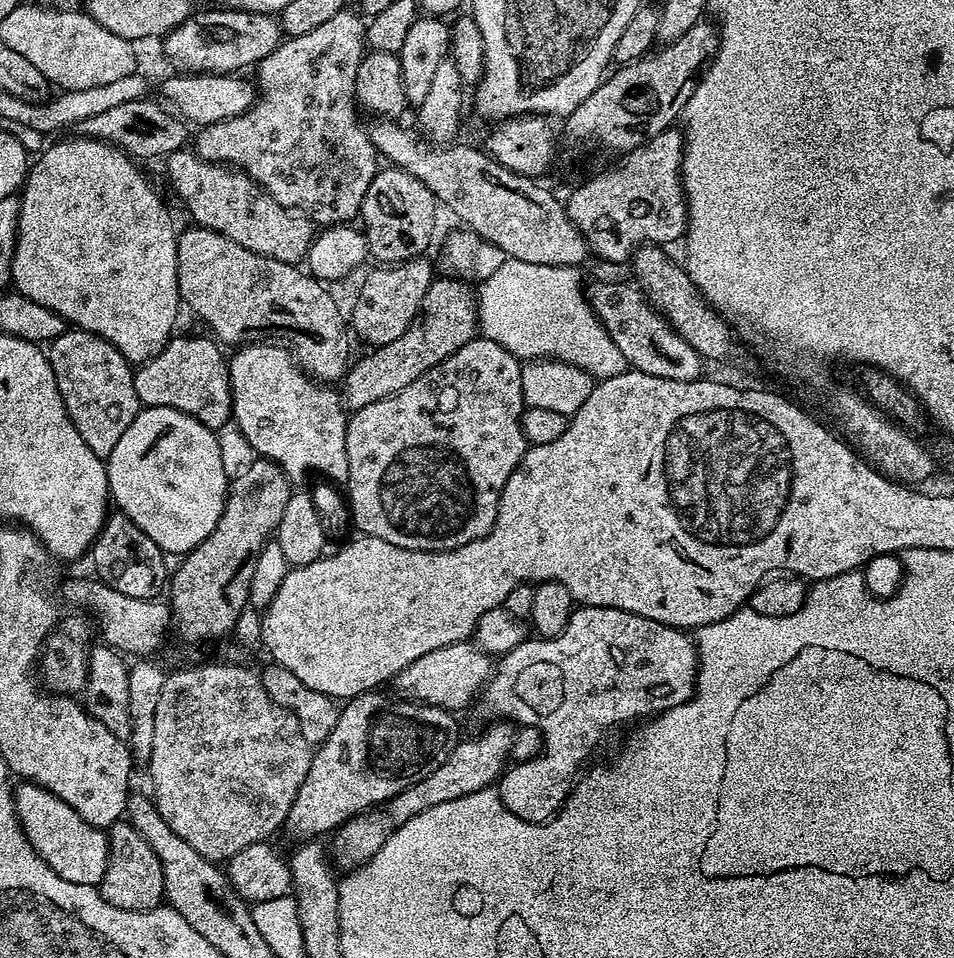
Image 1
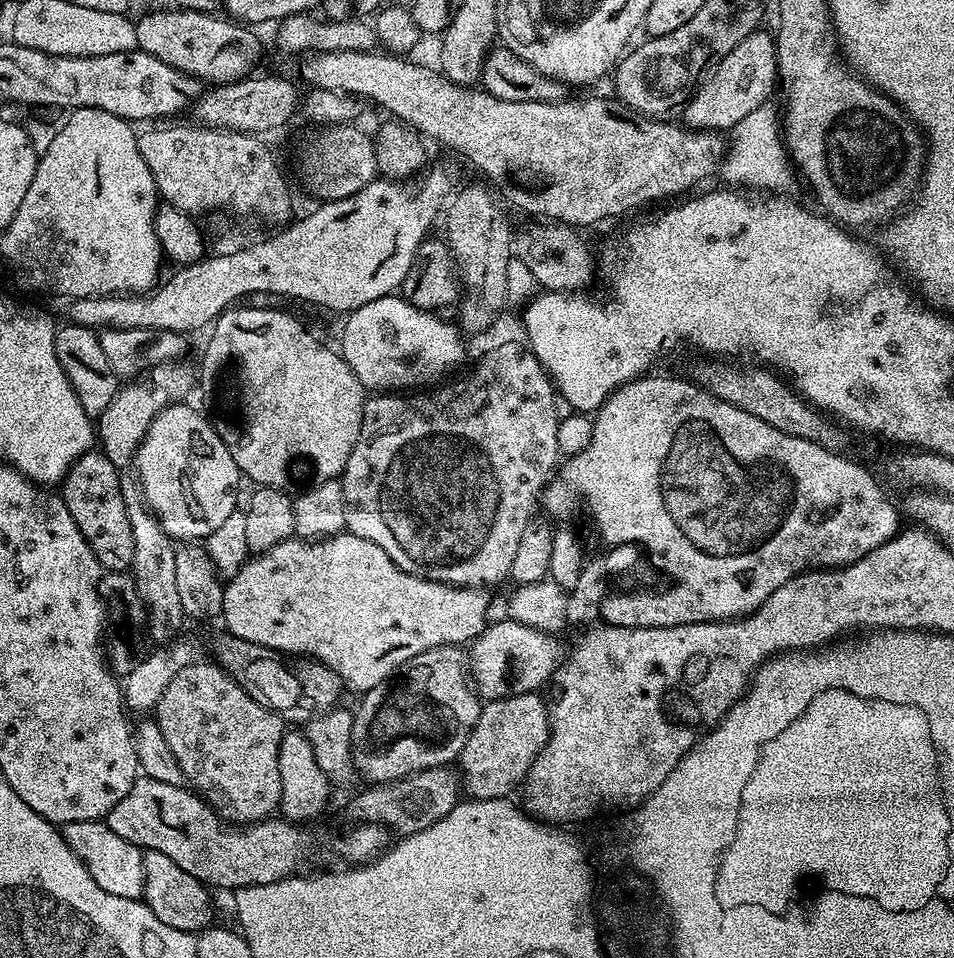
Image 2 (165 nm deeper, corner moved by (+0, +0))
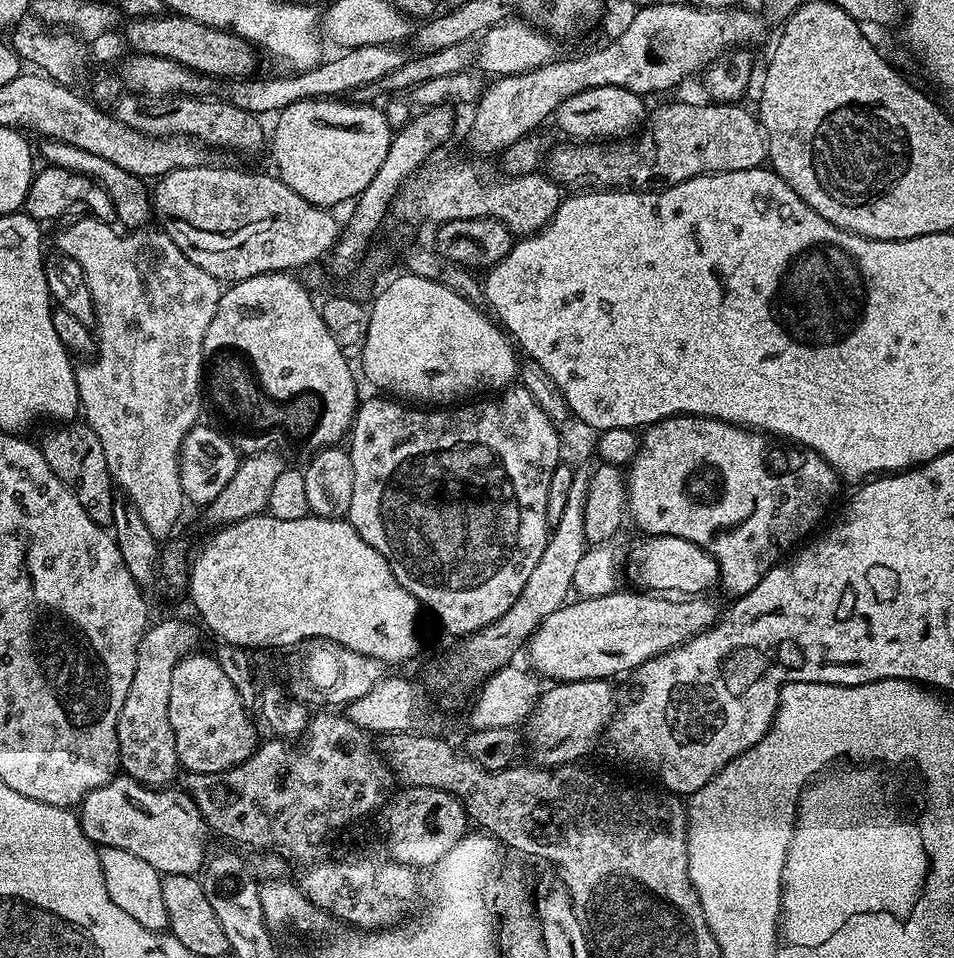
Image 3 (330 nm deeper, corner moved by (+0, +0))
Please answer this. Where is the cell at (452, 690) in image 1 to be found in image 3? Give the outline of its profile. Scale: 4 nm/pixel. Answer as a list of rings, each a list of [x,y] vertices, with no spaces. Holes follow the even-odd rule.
[[[617,590],[605,596],[576,598],[565,602],[554,614],[541,620],[535,632],[526,641],[531,671],[539,677],[549,676],[552,682],[569,680],[608,680],[619,672],[631,673],[640,664],[662,654],[679,644],[685,644],[692,636],[712,627],[718,619],[716,604],[707,600],[707,595],[693,595],[691,598],[673,598],[668,594],[653,594],[647,590],[623,592]]]

